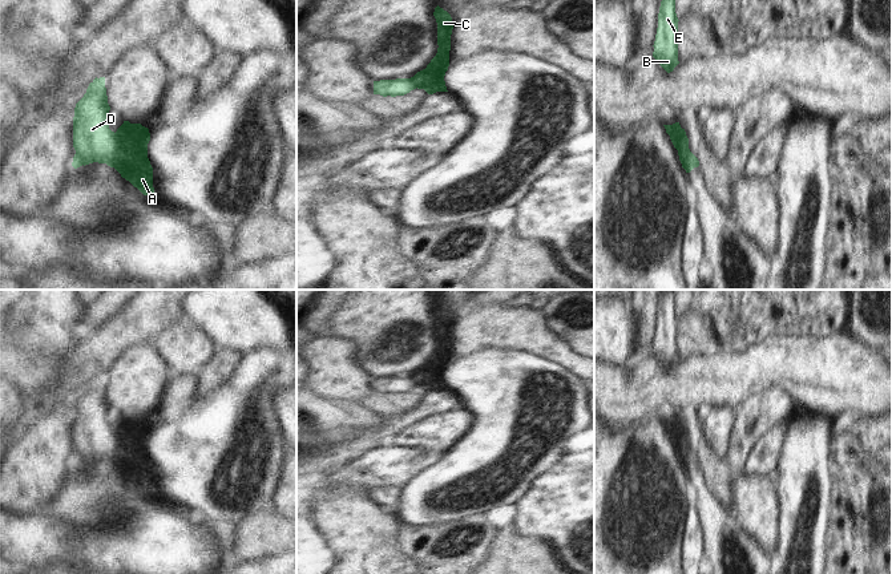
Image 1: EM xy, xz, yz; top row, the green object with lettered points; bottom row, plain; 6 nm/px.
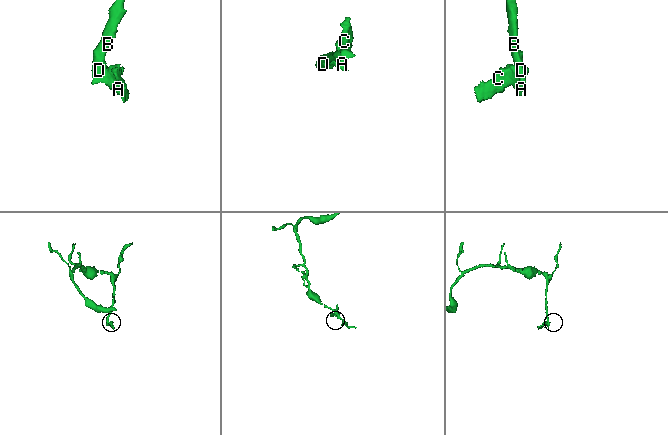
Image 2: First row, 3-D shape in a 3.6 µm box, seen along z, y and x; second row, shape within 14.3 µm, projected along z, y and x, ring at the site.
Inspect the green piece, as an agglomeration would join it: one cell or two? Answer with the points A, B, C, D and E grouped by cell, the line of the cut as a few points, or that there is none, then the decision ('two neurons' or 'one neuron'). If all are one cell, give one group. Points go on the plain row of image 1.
A C / B D E; cut in yz along (683, 432), (681, 441), (685, 445), (686, 467); two neurons

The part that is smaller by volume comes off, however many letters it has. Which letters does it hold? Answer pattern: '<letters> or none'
A, C

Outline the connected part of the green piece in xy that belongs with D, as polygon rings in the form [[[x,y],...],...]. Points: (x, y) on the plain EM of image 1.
[[[105,375],[94,376],[84,395],[76,401],[73,415],[74,466],[93,460],[116,466],[116,444],[118,436],[109,427]]]

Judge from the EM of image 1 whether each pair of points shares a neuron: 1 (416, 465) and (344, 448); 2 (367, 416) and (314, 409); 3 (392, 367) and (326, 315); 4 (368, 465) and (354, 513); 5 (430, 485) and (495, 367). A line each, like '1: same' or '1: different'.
1: different
2: same
3: same
4: different
5: same

